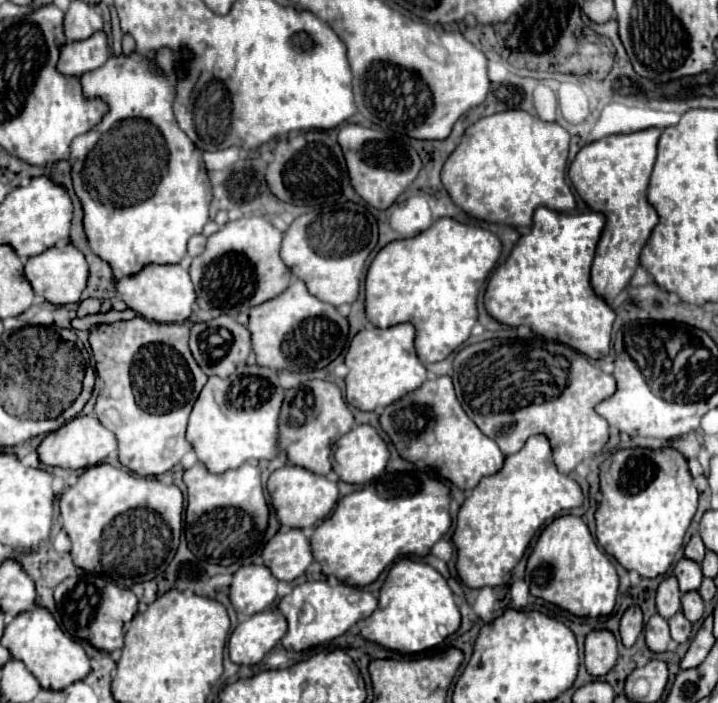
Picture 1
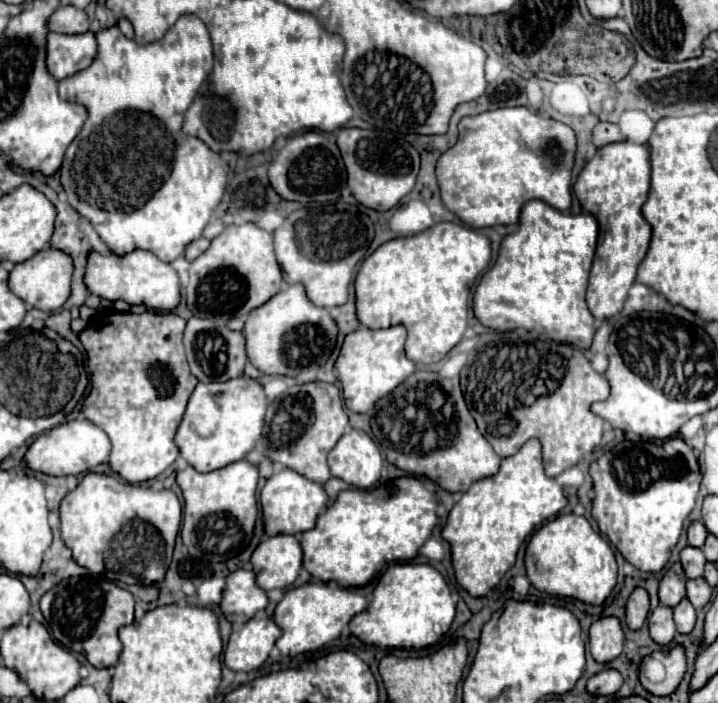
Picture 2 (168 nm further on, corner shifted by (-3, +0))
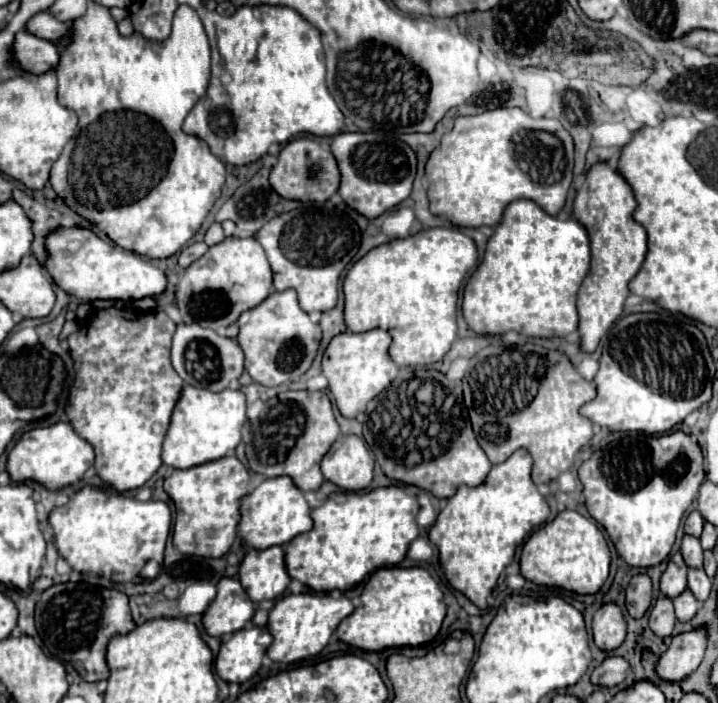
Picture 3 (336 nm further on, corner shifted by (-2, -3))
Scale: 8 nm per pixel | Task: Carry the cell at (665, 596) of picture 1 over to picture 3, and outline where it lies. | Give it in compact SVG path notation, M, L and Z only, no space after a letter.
M674 553L670 557L670 561L668 561L666 571L660 577L660 591L662 591L662 595L666 595L670 599L678 597L686 589L686 573L688 573L688 567L686 567L682 555Z

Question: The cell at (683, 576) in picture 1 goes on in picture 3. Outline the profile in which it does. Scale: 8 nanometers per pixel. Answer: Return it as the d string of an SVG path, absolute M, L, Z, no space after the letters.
M684 535L682 539L682 555L688 567L702 567L702 547L696 537Z

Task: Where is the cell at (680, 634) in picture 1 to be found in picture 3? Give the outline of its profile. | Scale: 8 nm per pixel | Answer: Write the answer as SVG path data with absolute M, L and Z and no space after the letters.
M686 589L684 593L680 593L672 601L674 601L674 609L676 609L676 619L682 621L682 623L684 621L690 621L696 615L696 611L698 611L698 601L690 593L690 589Z

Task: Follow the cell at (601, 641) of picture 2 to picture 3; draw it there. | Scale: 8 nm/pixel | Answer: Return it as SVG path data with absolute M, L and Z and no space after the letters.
M604 603L594 613L592 633L594 633L594 643L602 651L618 649L626 637L626 621L622 609L616 603Z

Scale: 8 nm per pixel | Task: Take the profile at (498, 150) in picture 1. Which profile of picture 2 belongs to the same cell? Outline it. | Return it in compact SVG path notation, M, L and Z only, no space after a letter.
M499 108L477 116L467 116L459 122L457 144L449 148L437 162L441 198L443 204L471 228L519 224L521 208L529 200L543 200L557 210L569 210L573 158L575 132L553 118L541 118L529 108Z

